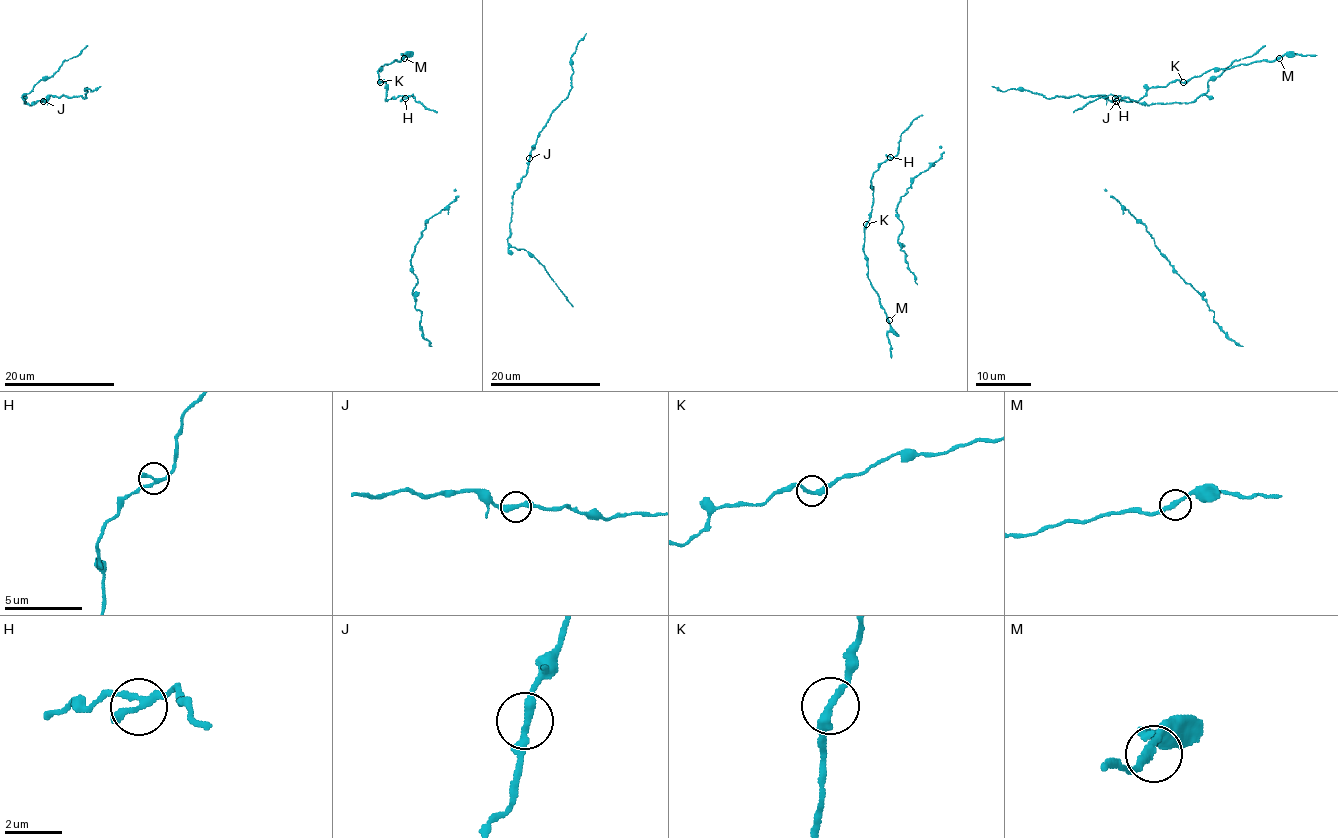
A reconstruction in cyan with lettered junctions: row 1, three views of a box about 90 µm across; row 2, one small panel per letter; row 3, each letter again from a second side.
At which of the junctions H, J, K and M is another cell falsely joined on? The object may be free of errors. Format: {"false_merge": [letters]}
{"false_merge": []}

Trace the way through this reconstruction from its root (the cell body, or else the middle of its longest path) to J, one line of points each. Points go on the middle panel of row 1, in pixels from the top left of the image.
J: (526, 175), (529, 158)

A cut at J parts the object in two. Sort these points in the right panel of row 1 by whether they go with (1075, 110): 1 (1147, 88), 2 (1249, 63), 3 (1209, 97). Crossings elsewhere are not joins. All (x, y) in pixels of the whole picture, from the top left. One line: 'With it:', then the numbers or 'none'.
With it: 1, 2

